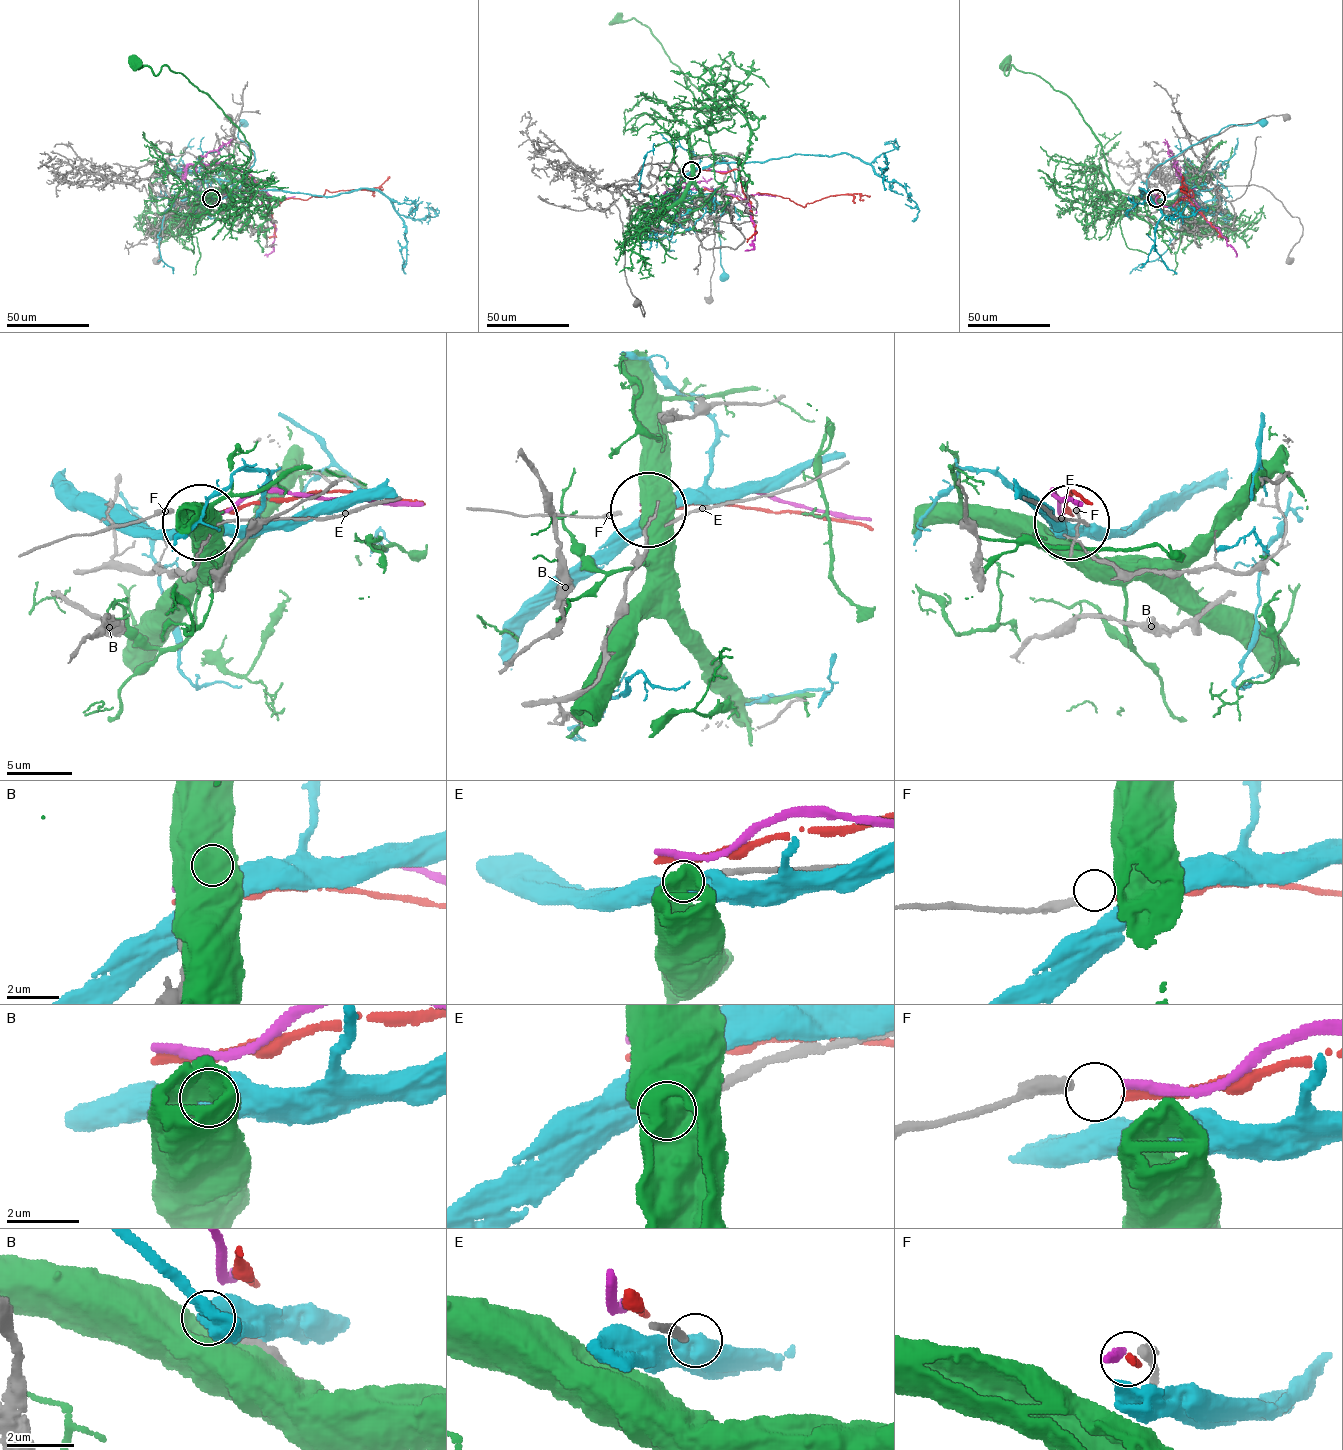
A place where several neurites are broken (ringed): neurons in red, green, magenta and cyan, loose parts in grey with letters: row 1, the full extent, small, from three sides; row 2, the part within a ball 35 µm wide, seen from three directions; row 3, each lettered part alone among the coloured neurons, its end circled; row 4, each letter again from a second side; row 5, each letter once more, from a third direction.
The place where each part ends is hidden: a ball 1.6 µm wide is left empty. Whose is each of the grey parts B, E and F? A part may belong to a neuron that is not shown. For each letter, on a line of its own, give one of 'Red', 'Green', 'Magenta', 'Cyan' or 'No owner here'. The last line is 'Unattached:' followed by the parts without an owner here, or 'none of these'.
B: No owner here
E: No owner here
F: No owner here
Unattached: B, E, F

